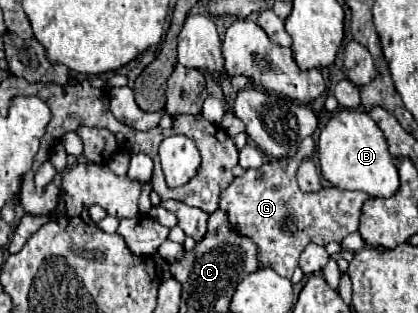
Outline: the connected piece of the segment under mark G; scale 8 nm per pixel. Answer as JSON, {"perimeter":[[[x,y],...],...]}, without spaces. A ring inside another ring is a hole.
{"perimeter":[[[309,136],[301,142],[293,160],[269,160],[257,170],[247,170],[221,192],[221,208],[229,214],[233,228],[259,246],[261,268],[271,268],[285,278],[293,276],[301,250],[309,242],[325,246],[329,242],[341,242],[347,234],[357,232],[361,206],[369,198],[365,192],[351,192],[333,186],[315,194],[301,192],[295,180],[295,172],[301,162],[299,156],[311,156],[313,150],[315,140]]]}

